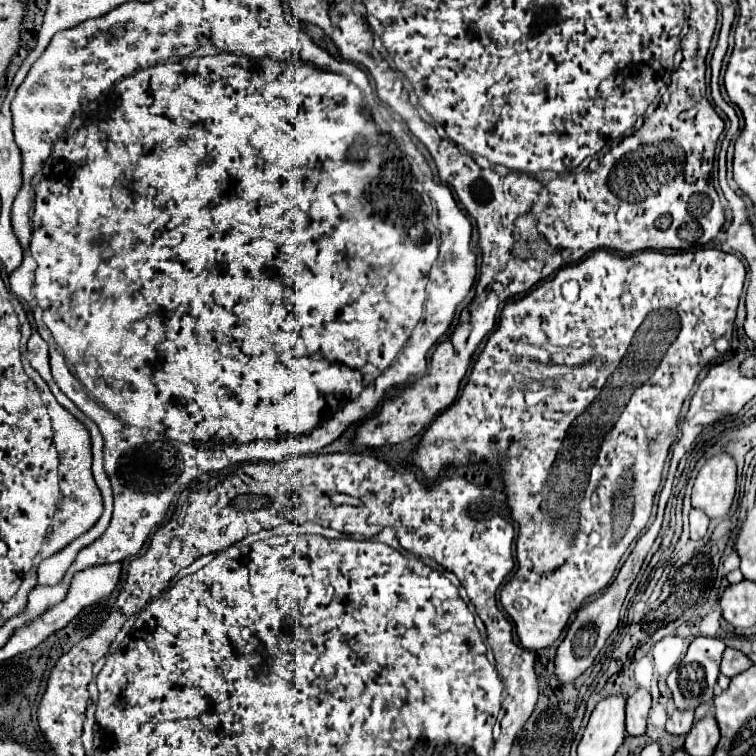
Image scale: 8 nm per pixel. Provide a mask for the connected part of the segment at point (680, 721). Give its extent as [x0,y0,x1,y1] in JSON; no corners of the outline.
[666,709,694,735]

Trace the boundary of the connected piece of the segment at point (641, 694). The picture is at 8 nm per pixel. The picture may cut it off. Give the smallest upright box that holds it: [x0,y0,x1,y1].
[626,689,650,735]

